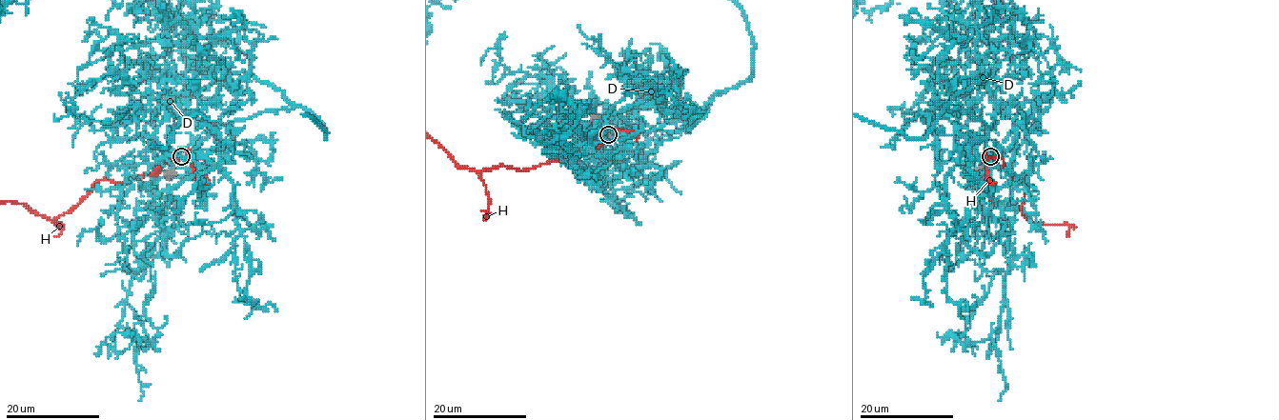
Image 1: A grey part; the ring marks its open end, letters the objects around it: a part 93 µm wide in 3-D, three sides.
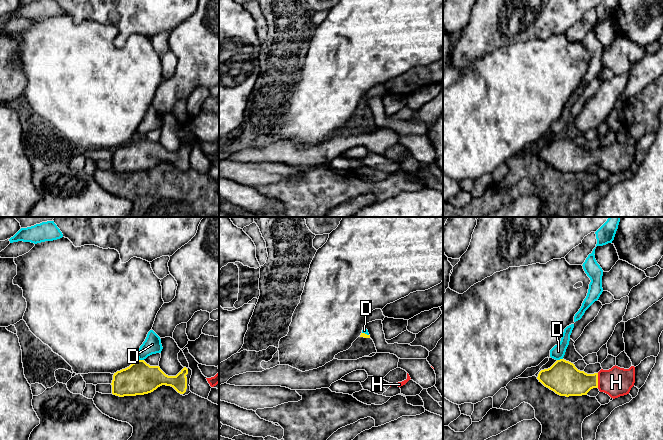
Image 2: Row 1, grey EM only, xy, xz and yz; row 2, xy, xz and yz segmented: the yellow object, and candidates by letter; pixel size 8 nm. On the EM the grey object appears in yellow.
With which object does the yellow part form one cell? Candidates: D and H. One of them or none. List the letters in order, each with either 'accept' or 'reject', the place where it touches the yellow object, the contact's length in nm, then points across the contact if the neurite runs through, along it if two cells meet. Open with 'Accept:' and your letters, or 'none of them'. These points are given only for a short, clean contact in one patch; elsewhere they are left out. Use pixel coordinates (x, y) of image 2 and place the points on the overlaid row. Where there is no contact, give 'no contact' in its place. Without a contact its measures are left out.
Accept: H
D: reject; contact xy (141, 360); length 50 nm; border xy (138, 359), (143, 360)
H: accept; contact yz (597, 380); length 120 nm

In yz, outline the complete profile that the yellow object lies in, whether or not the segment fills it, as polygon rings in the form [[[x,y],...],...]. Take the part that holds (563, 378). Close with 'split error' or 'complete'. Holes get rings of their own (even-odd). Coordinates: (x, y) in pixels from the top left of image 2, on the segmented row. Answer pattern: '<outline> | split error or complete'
[[[560,359],[550,368],[541,370],[537,379],[545,387],[560,396],[569,397],[587,395],[591,389],[598,388],[600,392],[604,392],[615,399],[629,394],[635,383],[635,367],[631,366],[629,369],[624,369],[615,365],[609,370],[601,369],[598,373],[587,374],[584,371],[578,370],[573,363]]] | split error

